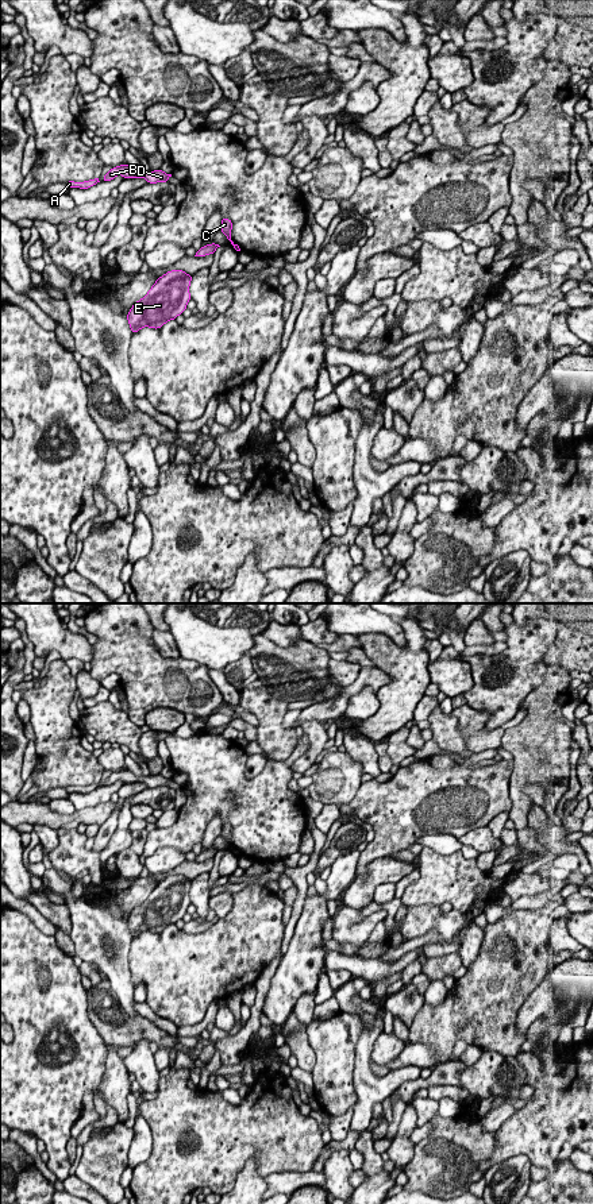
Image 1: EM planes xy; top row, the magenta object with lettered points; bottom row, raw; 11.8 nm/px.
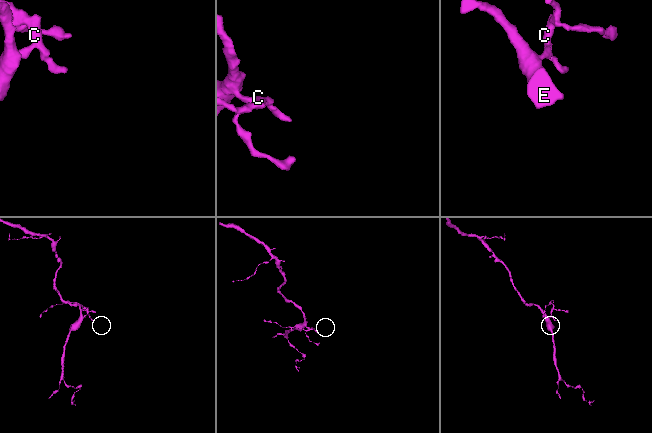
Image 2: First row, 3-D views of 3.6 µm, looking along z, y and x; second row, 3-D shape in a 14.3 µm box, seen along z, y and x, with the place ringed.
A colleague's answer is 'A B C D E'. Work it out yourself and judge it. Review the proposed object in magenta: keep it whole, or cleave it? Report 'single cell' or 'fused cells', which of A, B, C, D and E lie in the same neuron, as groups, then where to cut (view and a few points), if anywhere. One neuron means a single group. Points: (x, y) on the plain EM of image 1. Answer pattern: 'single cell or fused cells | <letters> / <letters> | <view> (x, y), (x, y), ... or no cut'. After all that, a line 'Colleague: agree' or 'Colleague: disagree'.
single cell | A B C D E | no cut
Colleague: agree

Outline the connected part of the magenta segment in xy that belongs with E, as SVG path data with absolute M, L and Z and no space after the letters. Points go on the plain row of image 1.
M172 875L157 884L149 898L134 908L127 919L131 937L143 931L161 933L186 914L192 880Z

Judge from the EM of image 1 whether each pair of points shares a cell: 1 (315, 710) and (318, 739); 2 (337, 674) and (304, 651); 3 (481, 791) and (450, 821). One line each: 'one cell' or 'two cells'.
1: two cells
2: two cells
3: one cell

